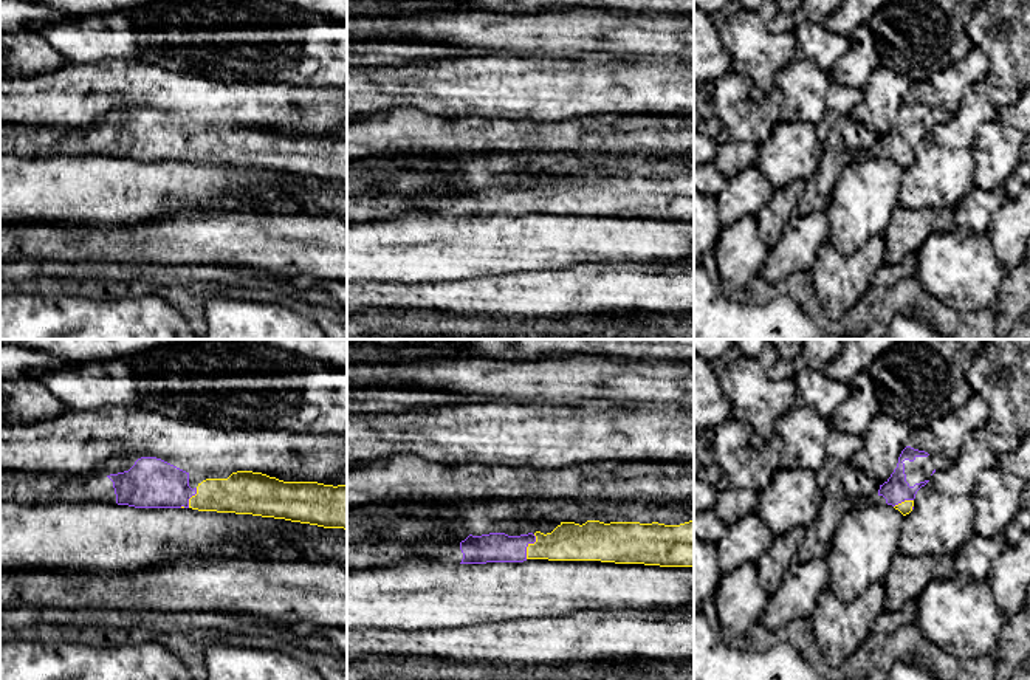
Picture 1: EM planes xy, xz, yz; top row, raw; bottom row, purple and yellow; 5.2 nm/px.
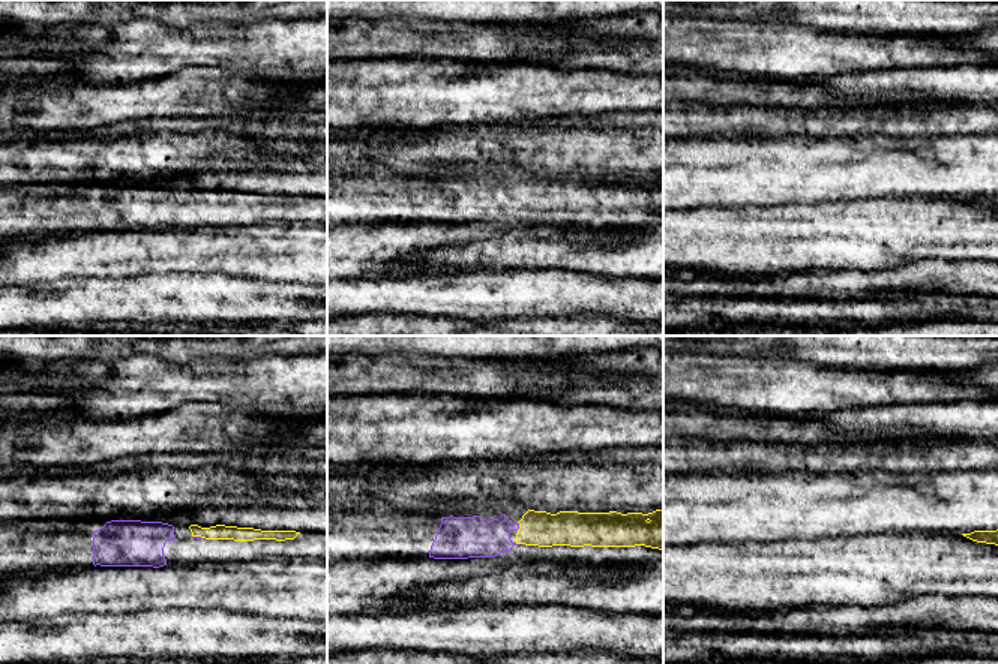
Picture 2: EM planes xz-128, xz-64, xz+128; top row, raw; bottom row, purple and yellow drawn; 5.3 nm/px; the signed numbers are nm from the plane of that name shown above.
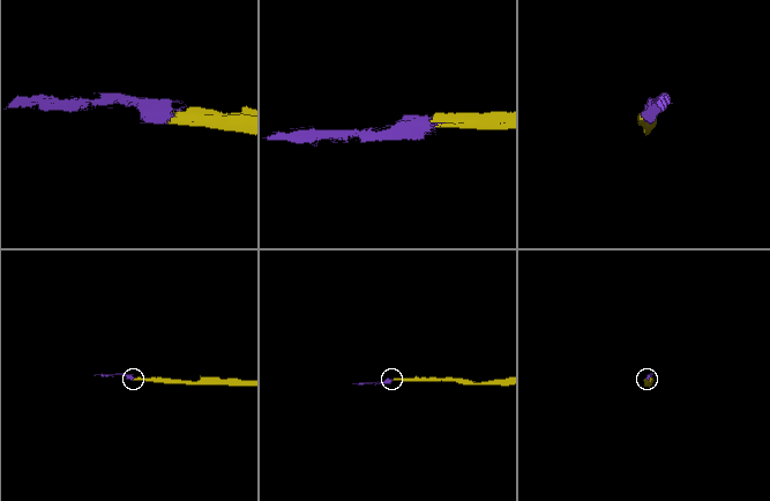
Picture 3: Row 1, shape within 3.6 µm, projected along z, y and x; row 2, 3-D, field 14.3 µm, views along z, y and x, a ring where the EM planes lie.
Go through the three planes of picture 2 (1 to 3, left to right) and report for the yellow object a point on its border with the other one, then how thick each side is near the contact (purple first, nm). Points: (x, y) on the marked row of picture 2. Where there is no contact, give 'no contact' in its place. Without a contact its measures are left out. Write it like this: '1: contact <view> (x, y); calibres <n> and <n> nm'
1: contact xz-128 (197, 537); calibres 20 and 80 nm
2: contact xz-64 (518, 526); calibres 220 and 190 nm
3: no contact

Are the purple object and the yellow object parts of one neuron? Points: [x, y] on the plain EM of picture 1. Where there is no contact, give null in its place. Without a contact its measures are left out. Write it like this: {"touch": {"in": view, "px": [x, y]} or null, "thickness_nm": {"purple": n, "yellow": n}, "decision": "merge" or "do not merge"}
{"touch": {"in": "xz", "px": [527, 199]}, "thickness_nm": {"purple": 160, "yellow": 200}, "decision": "merge"}

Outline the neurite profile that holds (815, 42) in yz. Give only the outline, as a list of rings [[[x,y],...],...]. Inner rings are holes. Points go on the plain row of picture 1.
[[[801,22],[795,29],[796,57],[815,62],[826,73],[850,48],[850,39],[827,29],[822,23]]]

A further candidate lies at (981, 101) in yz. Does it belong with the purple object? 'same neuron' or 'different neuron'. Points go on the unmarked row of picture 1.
different neuron

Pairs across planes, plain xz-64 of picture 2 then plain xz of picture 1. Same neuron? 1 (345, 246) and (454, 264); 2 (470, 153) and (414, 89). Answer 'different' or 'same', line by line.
1: same
2: different

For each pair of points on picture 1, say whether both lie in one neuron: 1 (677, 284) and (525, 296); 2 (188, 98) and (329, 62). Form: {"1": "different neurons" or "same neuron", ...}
{"1": "same neuron", "2": "different neurons"}

